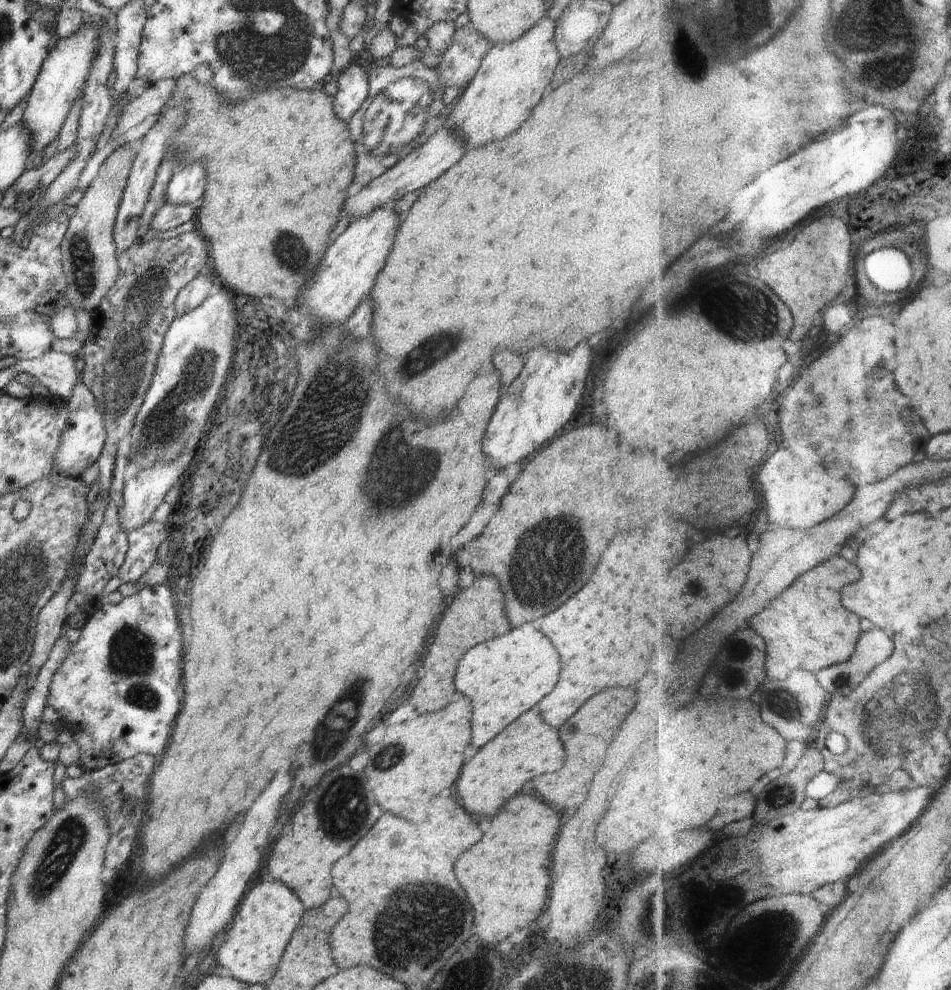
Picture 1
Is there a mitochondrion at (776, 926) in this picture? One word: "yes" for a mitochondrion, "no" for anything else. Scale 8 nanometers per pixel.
yes

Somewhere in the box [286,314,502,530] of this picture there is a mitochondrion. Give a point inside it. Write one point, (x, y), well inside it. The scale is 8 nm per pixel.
(398, 473)

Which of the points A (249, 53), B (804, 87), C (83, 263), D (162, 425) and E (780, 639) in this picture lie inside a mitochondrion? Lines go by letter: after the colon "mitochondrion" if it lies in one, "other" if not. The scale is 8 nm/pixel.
A: mitochondrion
B: other
C: mitochondrion
D: mitochondrion
E: other

